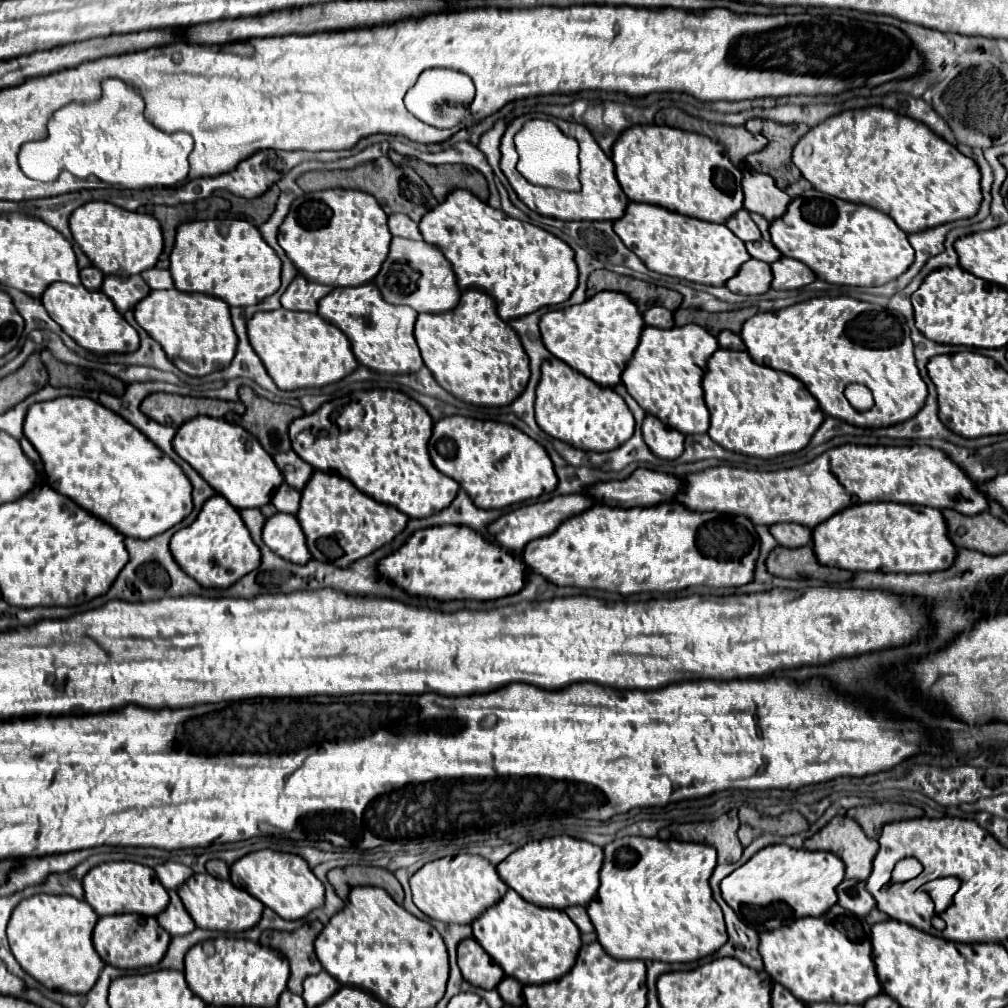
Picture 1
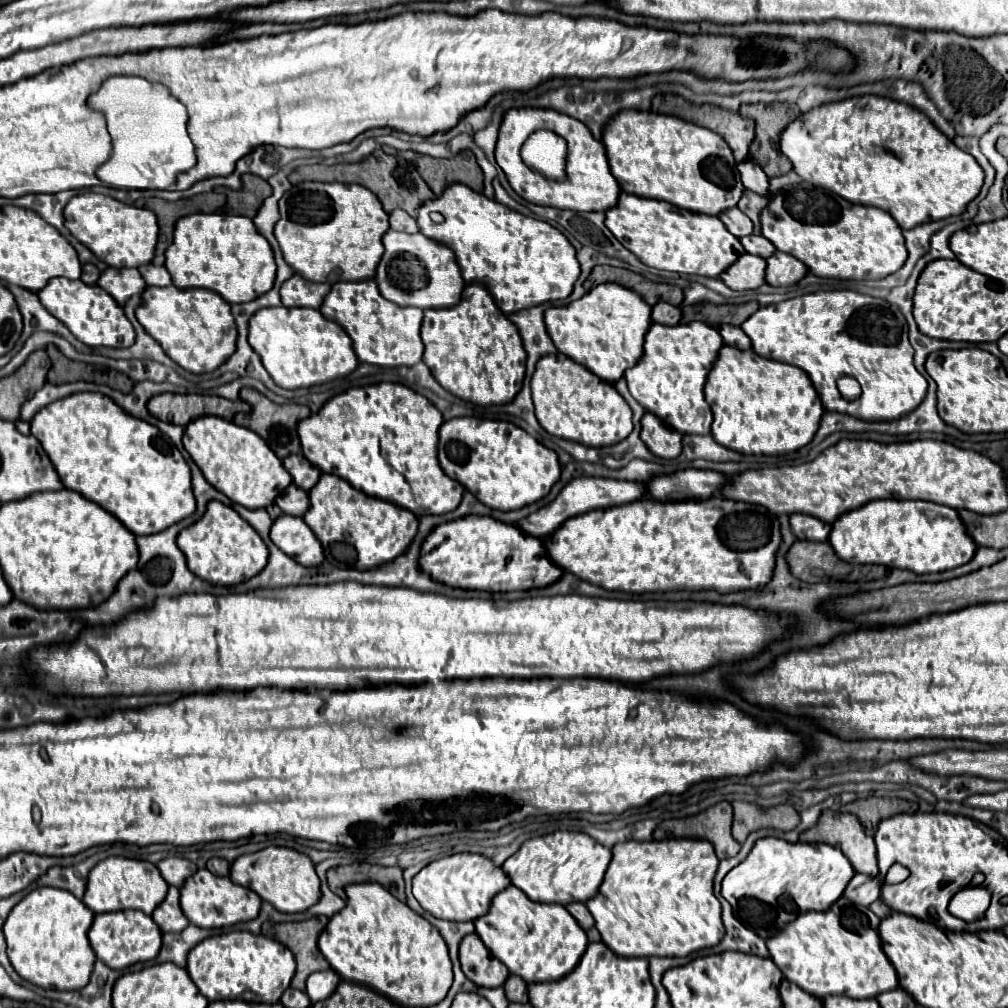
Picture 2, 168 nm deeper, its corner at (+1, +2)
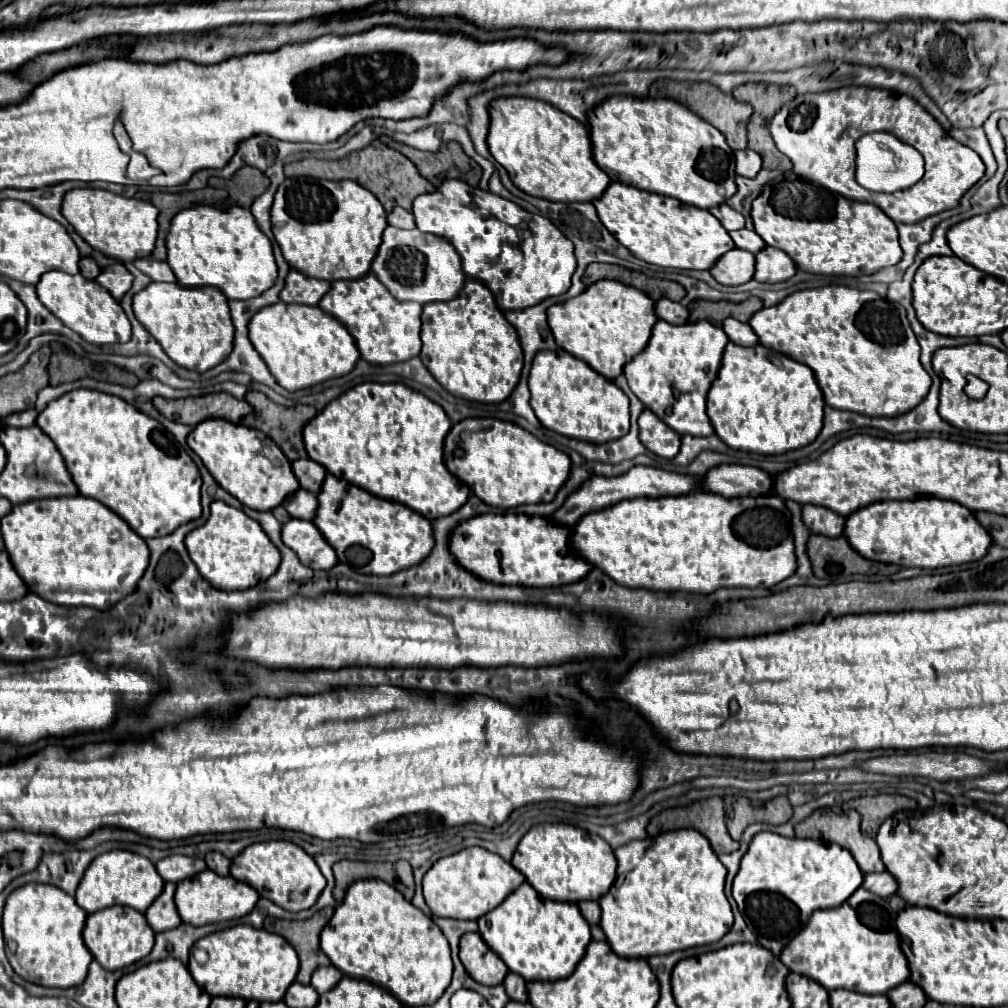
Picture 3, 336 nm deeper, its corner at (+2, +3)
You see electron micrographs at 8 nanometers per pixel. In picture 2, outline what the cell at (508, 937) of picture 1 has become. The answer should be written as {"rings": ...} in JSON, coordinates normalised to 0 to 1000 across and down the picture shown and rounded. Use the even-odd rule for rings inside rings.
{"rings":[[[505,878],[491,888],[483,908],[471,914],[471,924],[505,965],[515,967],[523,975],[553,973],[561,969],[572,957],[582,939],[580,924],[559,898],[531,896],[511,878]]]}

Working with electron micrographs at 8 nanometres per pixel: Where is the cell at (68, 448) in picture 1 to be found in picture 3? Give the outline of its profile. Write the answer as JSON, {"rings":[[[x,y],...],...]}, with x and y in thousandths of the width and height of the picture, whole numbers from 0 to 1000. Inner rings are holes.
{"rings":[[[77,385],[52,397],[38,411],[36,421],[58,442],[79,490],[107,502],[121,516],[125,516],[127,522],[141,534],[171,530],[179,520],[188,518],[200,510],[198,502],[200,474],[192,456],[157,417],[135,407],[125,397],[97,387]]]}

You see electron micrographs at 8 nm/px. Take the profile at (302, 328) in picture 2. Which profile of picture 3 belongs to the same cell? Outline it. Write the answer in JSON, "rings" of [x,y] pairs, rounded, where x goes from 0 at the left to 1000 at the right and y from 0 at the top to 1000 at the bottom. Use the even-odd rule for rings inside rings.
{"rings":[[[270,302],[254,310],[246,321],[248,339],[268,365],[276,381],[288,389],[349,369],[357,351],[347,329],[315,304]]]}

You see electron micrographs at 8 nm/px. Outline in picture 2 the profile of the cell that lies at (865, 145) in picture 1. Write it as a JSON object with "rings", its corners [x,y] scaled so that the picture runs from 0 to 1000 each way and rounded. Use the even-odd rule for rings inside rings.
{"rings":[[[870,94],[844,96],[824,104],[805,108],[801,114],[789,118],[775,132],[775,150],[787,162],[787,168],[810,187],[830,191],[844,201],[872,205],[886,213],[894,227],[930,219],[945,213],[953,213],[959,203],[969,195],[975,184],[975,168],[957,150],[945,144],[920,114],[900,106],[894,100],[886,100]]]}

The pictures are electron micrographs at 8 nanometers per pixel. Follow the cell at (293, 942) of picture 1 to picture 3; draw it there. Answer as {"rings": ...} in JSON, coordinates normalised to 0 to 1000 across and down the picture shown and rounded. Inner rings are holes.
{"rings":[[[313,905],[306,913],[276,913],[274,925],[282,929],[298,948],[298,962],[294,974],[308,976],[310,964],[317,958],[325,958],[327,950],[317,940],[317,925],[323,919],[325,911]]]}

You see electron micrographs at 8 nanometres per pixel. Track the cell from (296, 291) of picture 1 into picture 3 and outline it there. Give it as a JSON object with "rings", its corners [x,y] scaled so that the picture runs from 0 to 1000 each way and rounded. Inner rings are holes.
{"rings":[[[288,268],[284,274],[284,282],[278,290],[278,298],[288,302],[308,302],[313,304],[317,300],[317,296],[327,288],[327,280],[323,278],[313,278],[313,276],[306,276],[296,268]]]}

